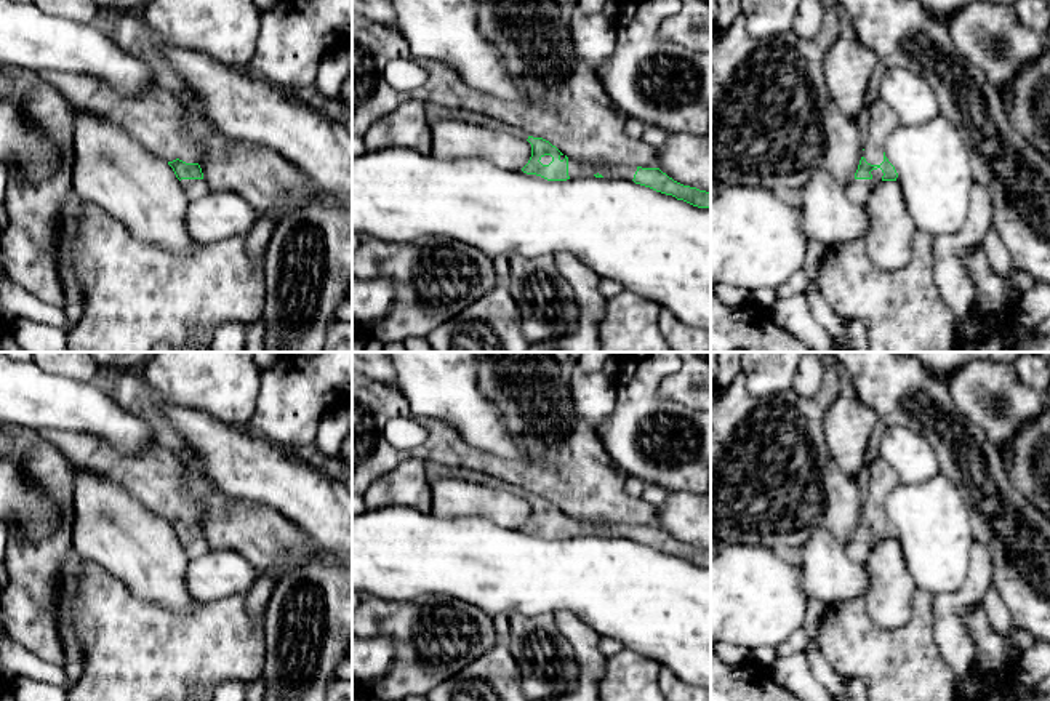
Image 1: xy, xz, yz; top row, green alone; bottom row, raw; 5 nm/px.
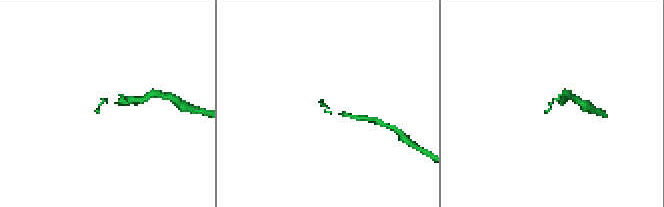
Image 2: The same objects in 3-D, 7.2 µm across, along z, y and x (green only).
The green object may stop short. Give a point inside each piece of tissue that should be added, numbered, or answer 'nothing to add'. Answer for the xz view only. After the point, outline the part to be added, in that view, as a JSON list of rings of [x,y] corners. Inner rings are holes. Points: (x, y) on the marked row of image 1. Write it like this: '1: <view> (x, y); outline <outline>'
1: xz (575, 168); outline [[[568,158],[570,179],[594,176],[599,173],[603,178],[632,181],[635,171],[637,171],[637,166],[629,166],[629,165],[592,165],[592,163],[583,163],[583,162],[576,162],[573,158]]]

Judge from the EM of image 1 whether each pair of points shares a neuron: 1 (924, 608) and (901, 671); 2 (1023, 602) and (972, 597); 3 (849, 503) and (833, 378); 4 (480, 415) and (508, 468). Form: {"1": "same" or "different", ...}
{"1": "same", "2": "different", "3": "same", "4": "different"}

